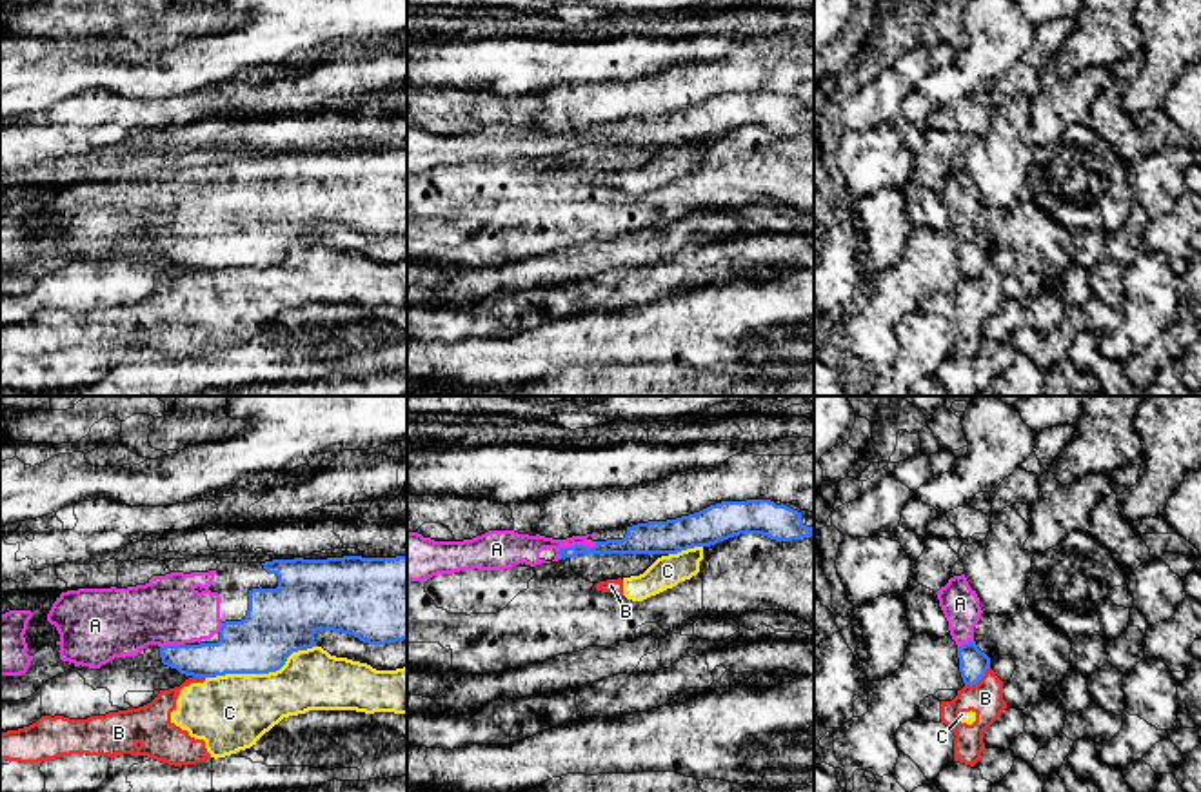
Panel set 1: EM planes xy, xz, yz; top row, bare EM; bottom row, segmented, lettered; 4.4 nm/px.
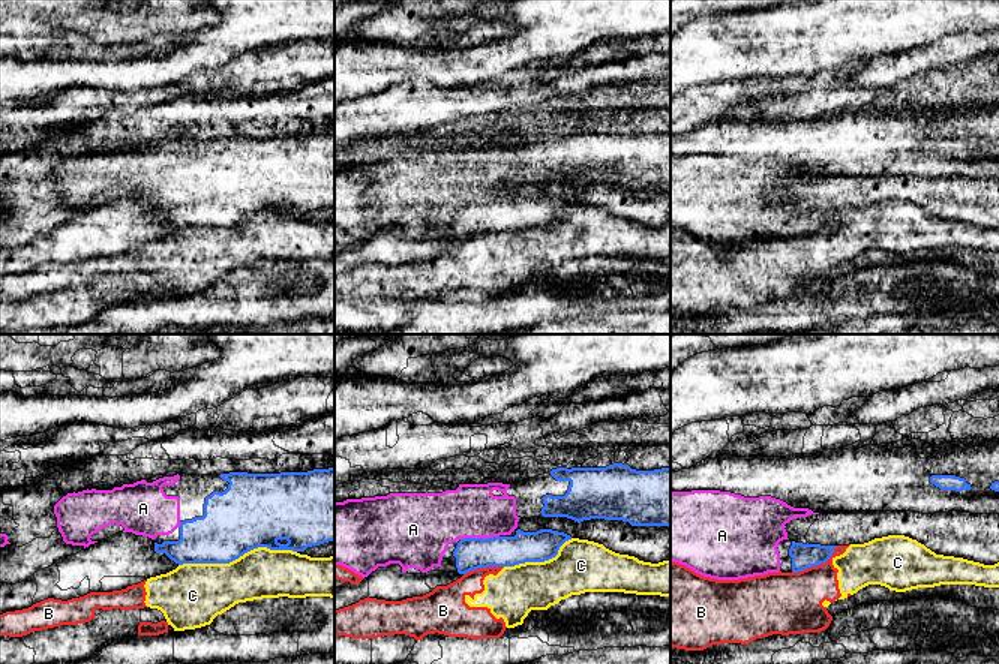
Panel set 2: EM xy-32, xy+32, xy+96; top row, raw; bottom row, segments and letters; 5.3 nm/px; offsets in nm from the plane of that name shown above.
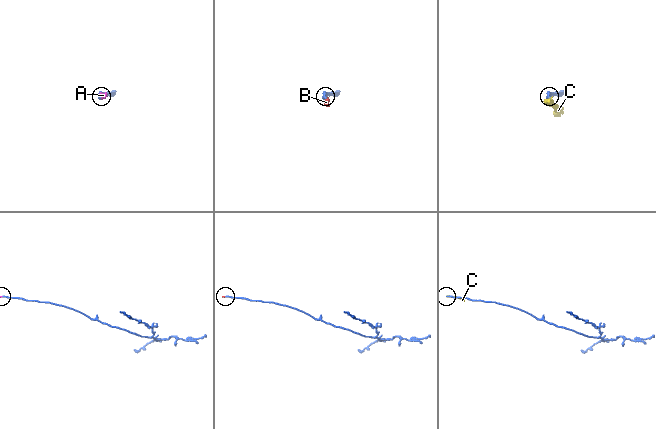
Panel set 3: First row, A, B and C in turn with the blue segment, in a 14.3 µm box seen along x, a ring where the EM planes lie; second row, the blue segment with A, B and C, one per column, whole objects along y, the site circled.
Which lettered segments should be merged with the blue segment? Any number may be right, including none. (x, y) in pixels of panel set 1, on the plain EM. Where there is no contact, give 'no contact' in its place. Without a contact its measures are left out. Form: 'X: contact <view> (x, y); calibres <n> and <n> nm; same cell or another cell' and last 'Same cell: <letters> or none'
A: contact xz (576, 138); calibres 100 and 130 nm; same cell
B: contact yz (980, 273); calibres 130 and 150 nm; another cell
C: contact xy (262, 266); calibres 300 and 340 nm; another cell
Same cell: A

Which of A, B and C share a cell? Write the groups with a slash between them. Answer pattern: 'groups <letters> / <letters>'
groups A / B C

